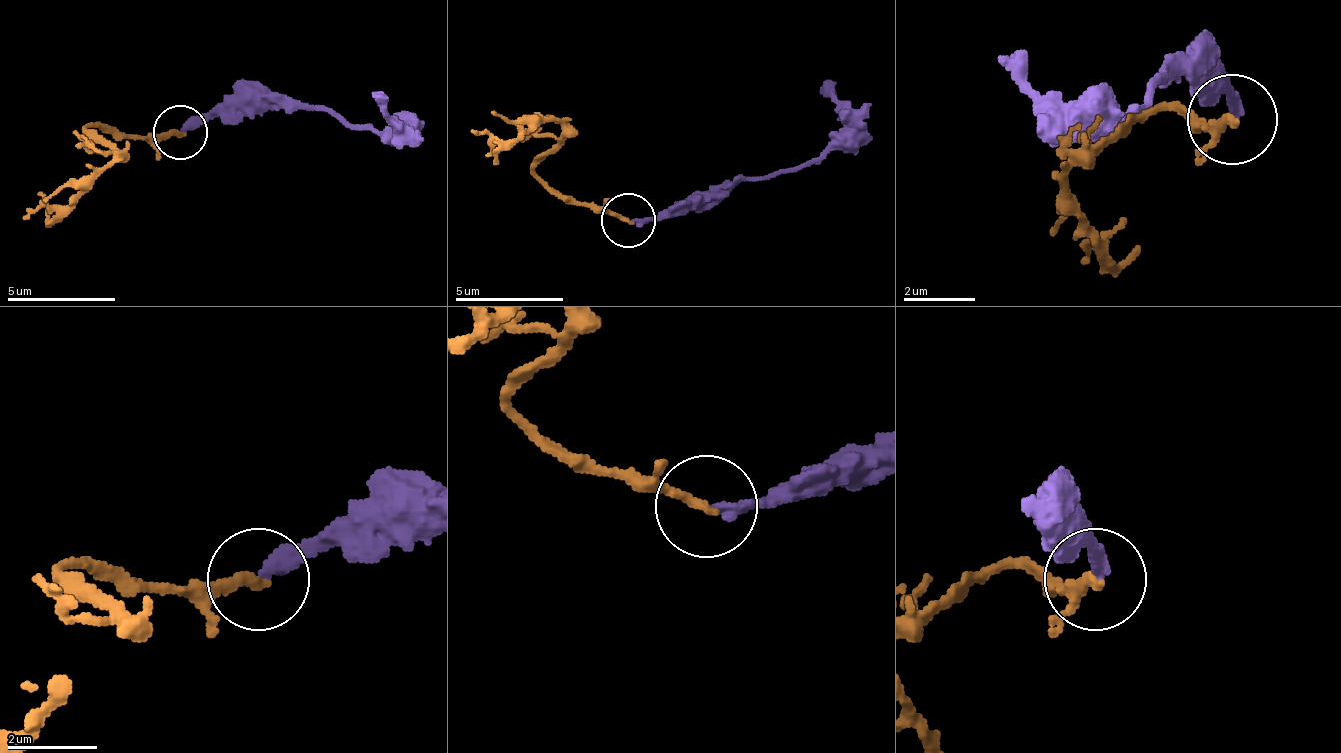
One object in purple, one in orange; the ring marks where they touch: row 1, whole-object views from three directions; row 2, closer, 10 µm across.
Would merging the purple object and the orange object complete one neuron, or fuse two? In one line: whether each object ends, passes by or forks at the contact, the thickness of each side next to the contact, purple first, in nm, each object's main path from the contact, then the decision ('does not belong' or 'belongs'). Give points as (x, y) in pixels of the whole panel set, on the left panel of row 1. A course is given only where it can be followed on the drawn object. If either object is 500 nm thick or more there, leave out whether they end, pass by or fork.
purple ends | orange ends | 300/240 nm | purple via (182, 131), (257, 109), (328, 109), (371, 131), (392, 125), (376, 93) | orange via (182, 131), (122, 136), (90, 125), (111, 158), (63, 207), (25, 217) | does not belong

